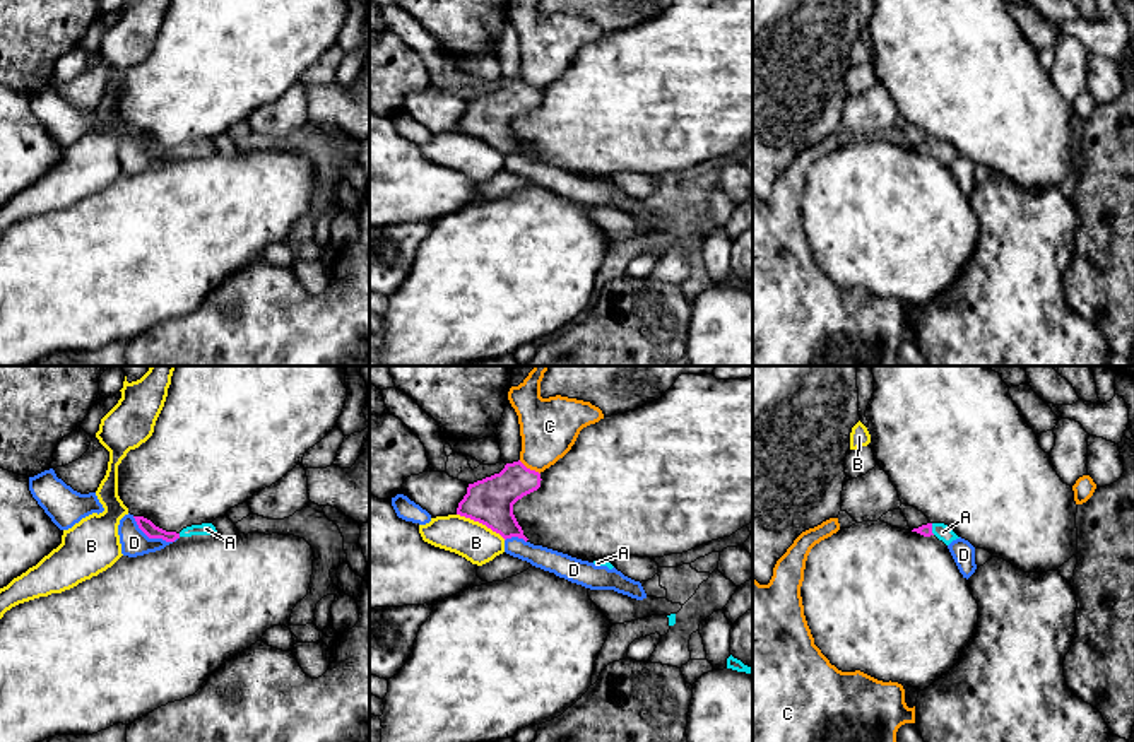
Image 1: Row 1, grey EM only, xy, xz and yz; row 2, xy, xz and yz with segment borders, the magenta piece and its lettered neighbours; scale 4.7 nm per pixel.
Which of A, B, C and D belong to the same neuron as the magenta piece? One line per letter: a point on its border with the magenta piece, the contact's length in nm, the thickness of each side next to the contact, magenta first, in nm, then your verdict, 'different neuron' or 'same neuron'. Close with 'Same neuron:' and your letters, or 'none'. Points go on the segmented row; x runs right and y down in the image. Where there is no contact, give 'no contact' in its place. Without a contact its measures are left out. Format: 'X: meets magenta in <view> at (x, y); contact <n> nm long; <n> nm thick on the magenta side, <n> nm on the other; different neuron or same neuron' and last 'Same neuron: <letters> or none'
A: meets magenta in yz at (931, 529); contact 60 nm long; 60 nm thick on the magenta side, 80 nm on the other; same neuron
B: meets magenta in xz at (481, 522); contact 260 nm long; 220 nm thick on the magenta side, 180 nm on the other; different neuron
C: meets magenta in xz at (529, 469); contact 120 nm long; 220 nm thick on the magenta side, 280 nm on the other; different neuron
D: meets magenta in xy at (153, 537); contact 240 nm long; 70 nm thick on the magenta side, 130 nm on the other; different neuron
Same neuron: A

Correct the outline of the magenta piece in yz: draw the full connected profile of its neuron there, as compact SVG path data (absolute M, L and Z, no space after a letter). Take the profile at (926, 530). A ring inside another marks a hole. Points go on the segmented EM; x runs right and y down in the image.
M927 523L918 528L913 528L912 532L917 532L924 537L936 535L939 540L942 540L946 545L949 545L953 540L960 539L948 525L944 523Z

